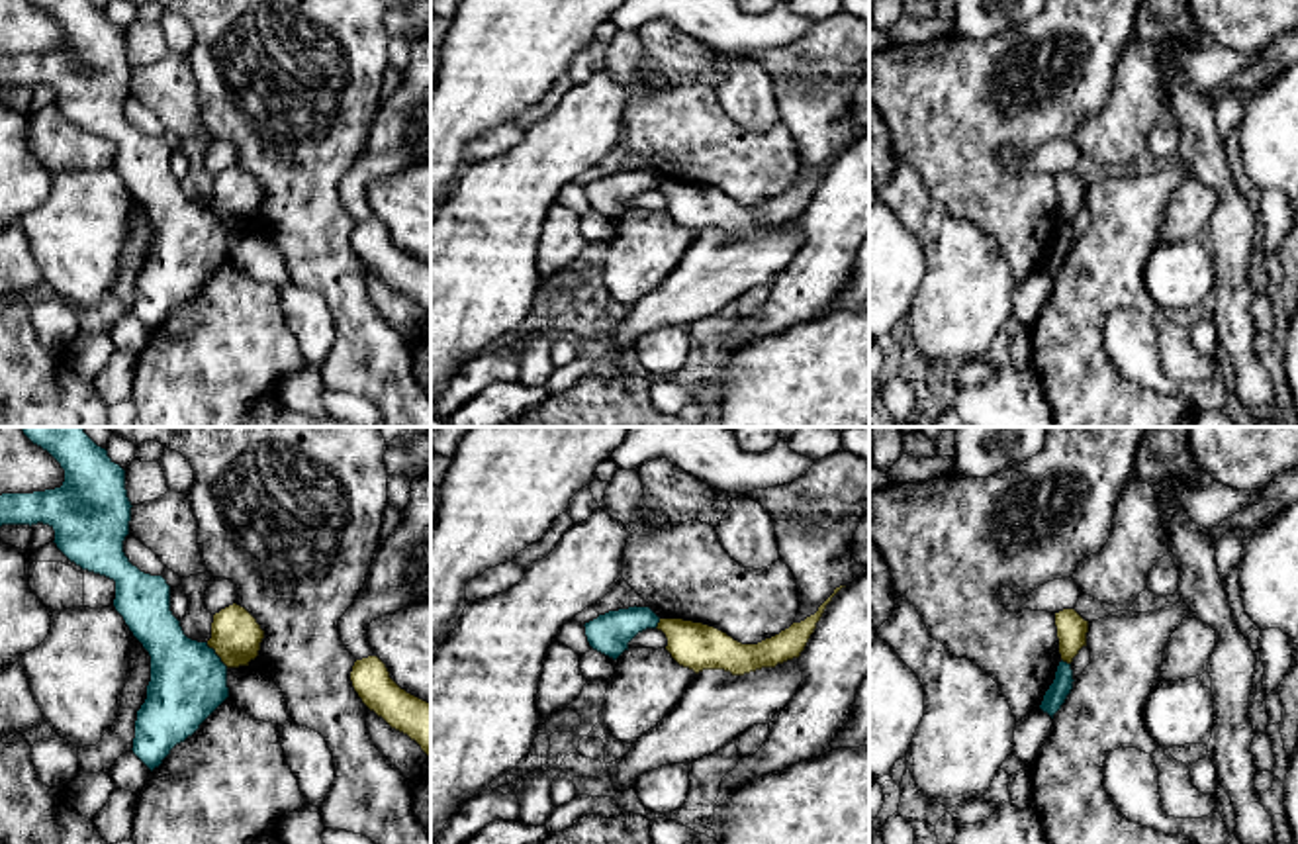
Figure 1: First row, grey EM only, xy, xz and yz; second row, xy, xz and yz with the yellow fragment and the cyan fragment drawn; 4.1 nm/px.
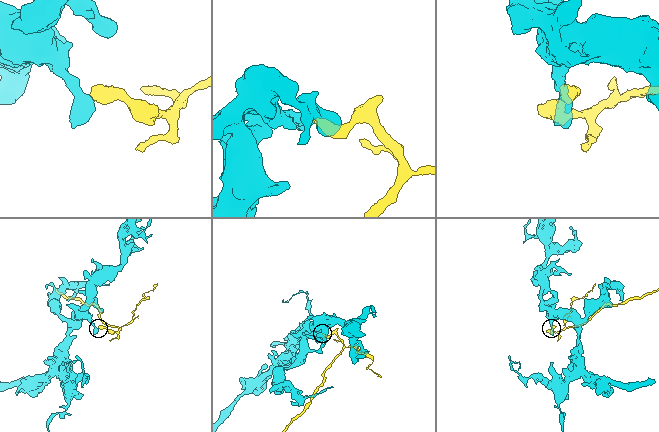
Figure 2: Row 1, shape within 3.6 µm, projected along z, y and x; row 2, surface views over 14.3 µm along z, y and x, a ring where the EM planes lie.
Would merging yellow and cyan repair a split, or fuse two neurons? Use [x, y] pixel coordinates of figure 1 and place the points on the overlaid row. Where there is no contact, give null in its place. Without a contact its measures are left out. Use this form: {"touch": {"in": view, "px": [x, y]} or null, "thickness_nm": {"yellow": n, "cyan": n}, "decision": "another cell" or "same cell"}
{"touch": {"in": "xy", "px": [216, 653]}, "thickness_nm": {"yellow": 200, "cyan": 320}, "decision": "another cell"}

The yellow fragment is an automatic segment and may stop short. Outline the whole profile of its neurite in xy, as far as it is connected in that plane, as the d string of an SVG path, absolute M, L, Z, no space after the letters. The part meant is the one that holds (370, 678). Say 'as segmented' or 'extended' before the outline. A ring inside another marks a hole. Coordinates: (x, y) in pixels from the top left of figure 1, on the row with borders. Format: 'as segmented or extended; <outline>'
as segmented; M378 656L356 660L350 681L370 711L415 740L431 758L431 703L401 689Z

